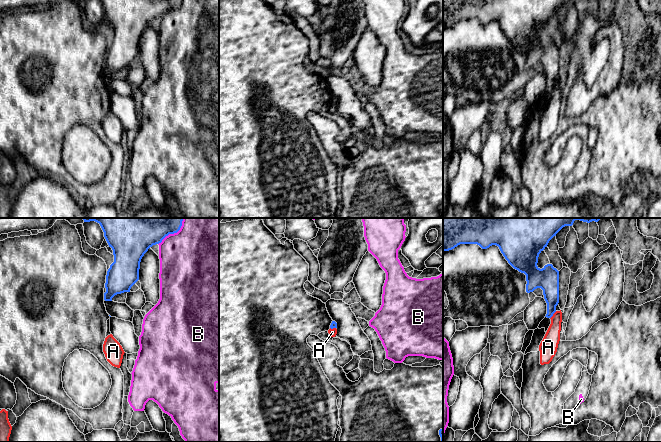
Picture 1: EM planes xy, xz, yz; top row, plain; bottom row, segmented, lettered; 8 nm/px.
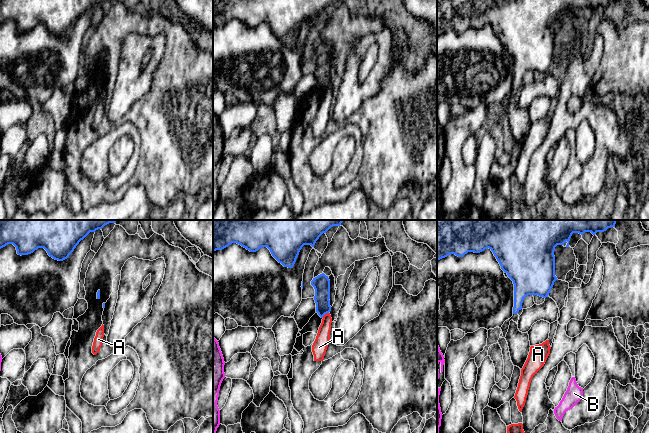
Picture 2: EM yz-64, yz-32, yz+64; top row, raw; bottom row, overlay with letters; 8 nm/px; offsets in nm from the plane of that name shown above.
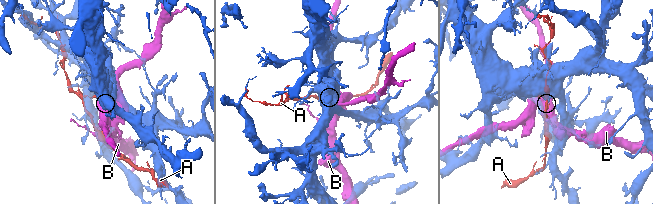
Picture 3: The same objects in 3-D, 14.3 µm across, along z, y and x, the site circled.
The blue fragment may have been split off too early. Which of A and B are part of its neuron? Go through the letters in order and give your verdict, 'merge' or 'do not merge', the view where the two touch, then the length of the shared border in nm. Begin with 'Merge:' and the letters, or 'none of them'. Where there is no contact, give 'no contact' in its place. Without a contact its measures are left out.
Merge: none of them
A: do not merge | yz | 80 nm
B: do not merge | xy | 300 nm

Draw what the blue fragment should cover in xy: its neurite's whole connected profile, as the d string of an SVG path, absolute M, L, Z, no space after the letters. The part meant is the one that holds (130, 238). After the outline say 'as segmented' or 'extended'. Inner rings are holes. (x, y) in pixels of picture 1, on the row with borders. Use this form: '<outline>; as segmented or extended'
M83 218L84 222L95 221L100 224L104 237L113 250L114 262L107 271L104 293L105 301L124 292L139 280L140 262L144 254L153 245L159 244L169 234L177 233L183 218Z; as segmented

